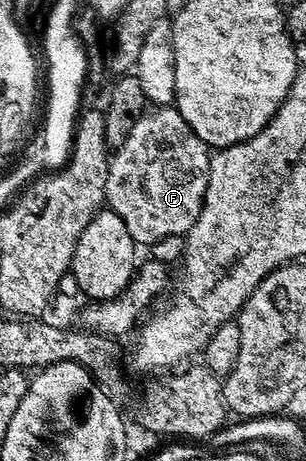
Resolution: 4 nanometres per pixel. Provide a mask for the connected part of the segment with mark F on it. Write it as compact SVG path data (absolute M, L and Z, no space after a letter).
M151 106L143 111L140 121L132 125L128 141L117 144L115 151L118 152L109 156L105 206L114 211L120 221L124 221L135 244L149 245L160 241L160 237L185 235L192 229L192 225L196 225L196 217L200 217L200 209L204 205L208 189L212 151L204 141L200 141L200 137L196 137L196 133L192 133L188 121L184 121L177 107Z

